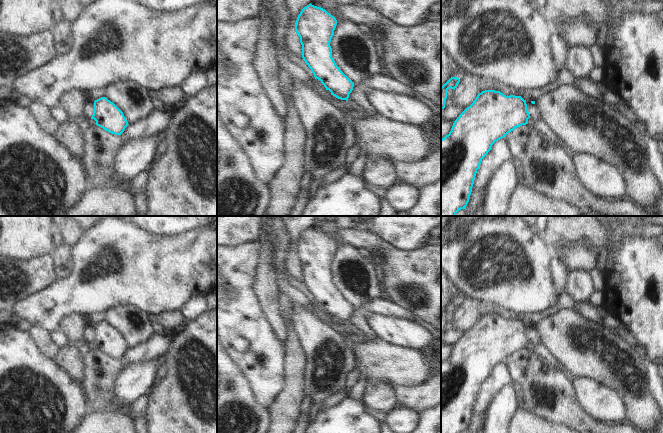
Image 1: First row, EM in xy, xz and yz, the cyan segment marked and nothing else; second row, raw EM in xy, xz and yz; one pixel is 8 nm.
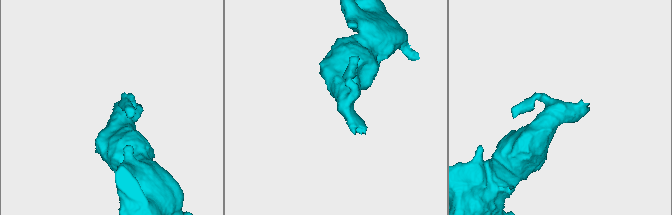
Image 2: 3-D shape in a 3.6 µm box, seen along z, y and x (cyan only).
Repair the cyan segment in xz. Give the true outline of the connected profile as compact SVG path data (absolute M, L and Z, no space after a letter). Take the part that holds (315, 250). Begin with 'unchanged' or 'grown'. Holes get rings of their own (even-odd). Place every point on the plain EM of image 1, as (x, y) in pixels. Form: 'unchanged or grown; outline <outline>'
unchanged; outline M312 229L304 231L297 241L295 254L300 261L302 269L302 282L311 293L315 303L321 305L326 314L338 323L348 325L349 318L352 316L354 307L340 294L332 282L331 263L337 244L325 233Z

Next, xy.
unchanged; outline M106 321L94 325L94 336L91 341L96 349L115 359L121 359L129 349L123 336Z

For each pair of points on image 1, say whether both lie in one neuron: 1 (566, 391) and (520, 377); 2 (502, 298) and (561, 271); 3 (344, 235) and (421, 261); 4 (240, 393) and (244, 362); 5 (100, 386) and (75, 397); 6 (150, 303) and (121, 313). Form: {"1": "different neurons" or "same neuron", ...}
{"1": "same neuron", "2": "different neurons", "3": "same neuron", "4": "different neurons", "5": "different neurons", "6": "different neurons"}

